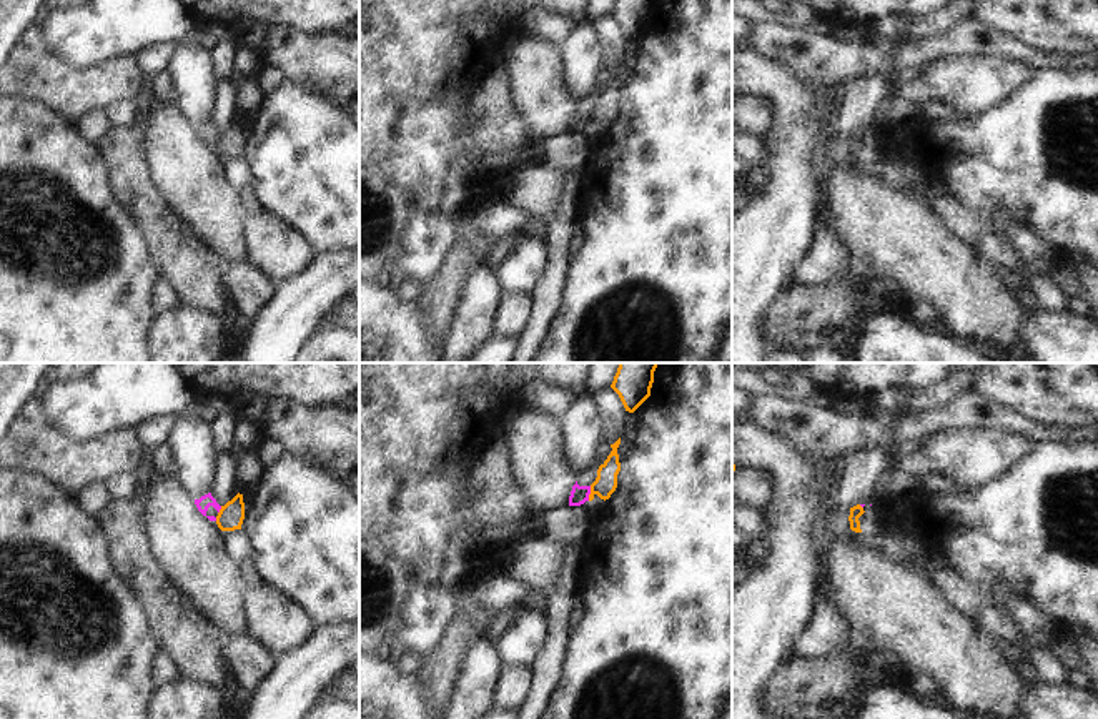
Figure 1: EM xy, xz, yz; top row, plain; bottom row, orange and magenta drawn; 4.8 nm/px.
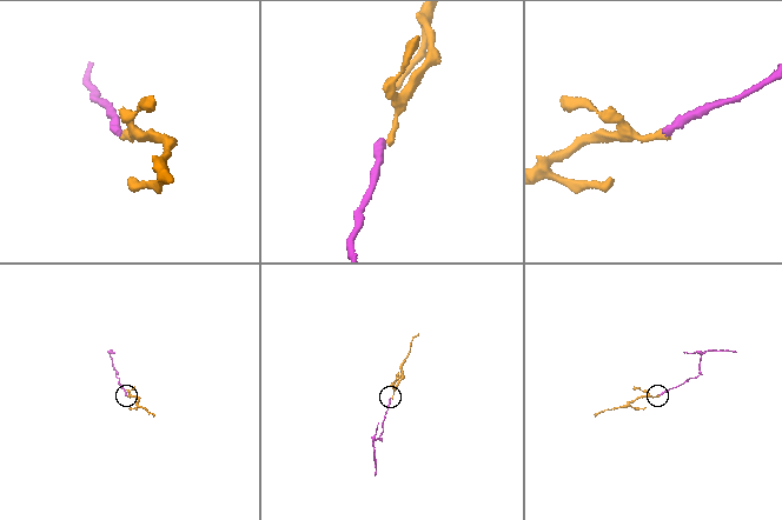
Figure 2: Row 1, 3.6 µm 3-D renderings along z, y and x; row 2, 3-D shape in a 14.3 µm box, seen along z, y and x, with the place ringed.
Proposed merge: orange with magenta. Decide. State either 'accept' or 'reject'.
reject

